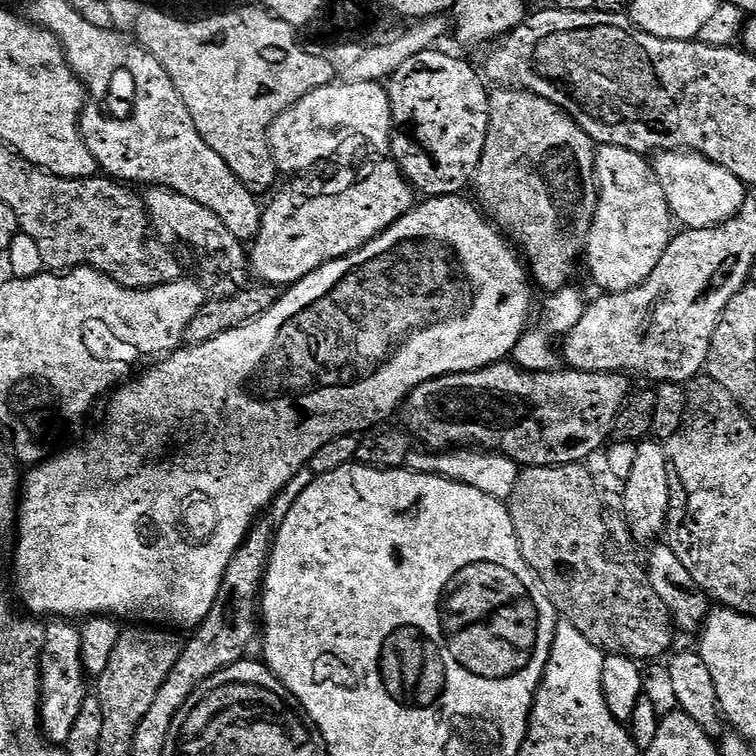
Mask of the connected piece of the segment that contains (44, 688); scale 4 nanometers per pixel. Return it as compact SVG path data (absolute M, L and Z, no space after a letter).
M64 618L49 619L44 628L44 646L40 649L40 731L50 744L67 745L70 726L74 726L74 721L82 710L86 677L81 660L79 627Z

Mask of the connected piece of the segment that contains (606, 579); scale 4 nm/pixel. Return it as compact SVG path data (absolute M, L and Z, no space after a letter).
M579 462L524 468L516 476L514 486L506 497L512 529L518 550L528 564L528 571L540 579L544 596L561 612L563 619L582 638L589 640L605 654L629 656L631 660L645 662L655 656L663 657L673 647L674 625L662 598L654 594L643 579L640 580L624 564L608 557L604 549L604 512L592 485L592 476Z

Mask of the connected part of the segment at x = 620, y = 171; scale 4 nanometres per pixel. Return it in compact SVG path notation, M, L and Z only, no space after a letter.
M601 144L595 150L592 180L596 183L596 209L588 224L588 237L582 240L582 260L588 263L588 272L600 290L624 292L640 283L654 253L669 239L668 227L673 227L674 220L651 163L644 161L641 153L613 144Z

